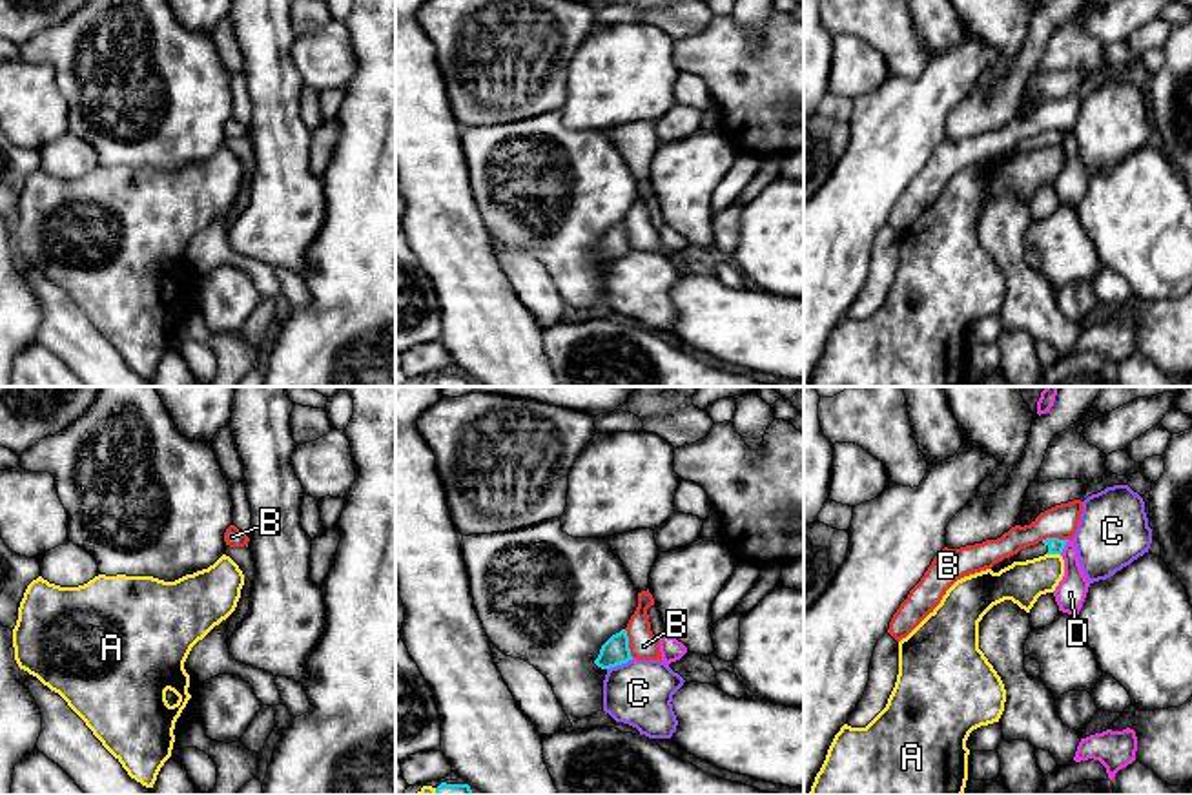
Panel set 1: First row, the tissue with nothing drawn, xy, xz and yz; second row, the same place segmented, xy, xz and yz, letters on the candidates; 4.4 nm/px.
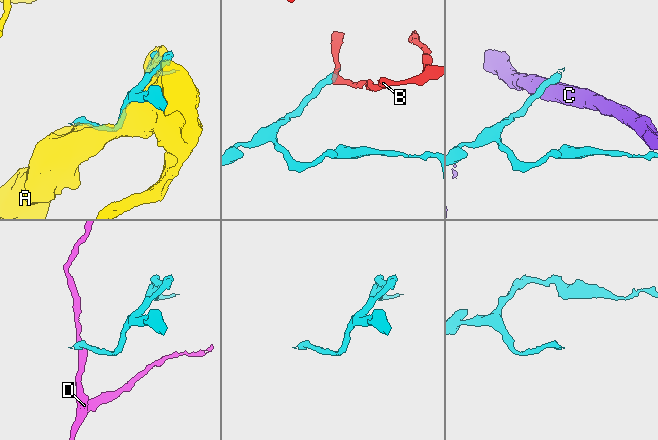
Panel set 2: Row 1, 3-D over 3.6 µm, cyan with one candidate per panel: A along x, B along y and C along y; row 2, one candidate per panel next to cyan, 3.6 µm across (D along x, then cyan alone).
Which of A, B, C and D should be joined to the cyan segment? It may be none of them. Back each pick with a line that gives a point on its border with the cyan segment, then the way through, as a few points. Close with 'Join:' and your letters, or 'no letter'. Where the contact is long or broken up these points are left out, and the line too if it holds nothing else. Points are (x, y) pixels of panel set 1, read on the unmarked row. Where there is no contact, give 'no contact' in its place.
Join: no letter

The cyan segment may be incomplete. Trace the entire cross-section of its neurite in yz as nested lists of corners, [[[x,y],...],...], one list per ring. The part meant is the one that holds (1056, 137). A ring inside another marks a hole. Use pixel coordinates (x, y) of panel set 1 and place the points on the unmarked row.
[[[1046,129],[1035,137],[1030,137],[1026,140],[1021,140],[1017,146],[1004,150],[1002,153],[995,155],[992,159],[993,164],[999,164],[1001,160],[1012,157],[1013,153],[1026,153],[1033,151],[1044,146],[1061,146],[1068,131],[1059,129]]]

